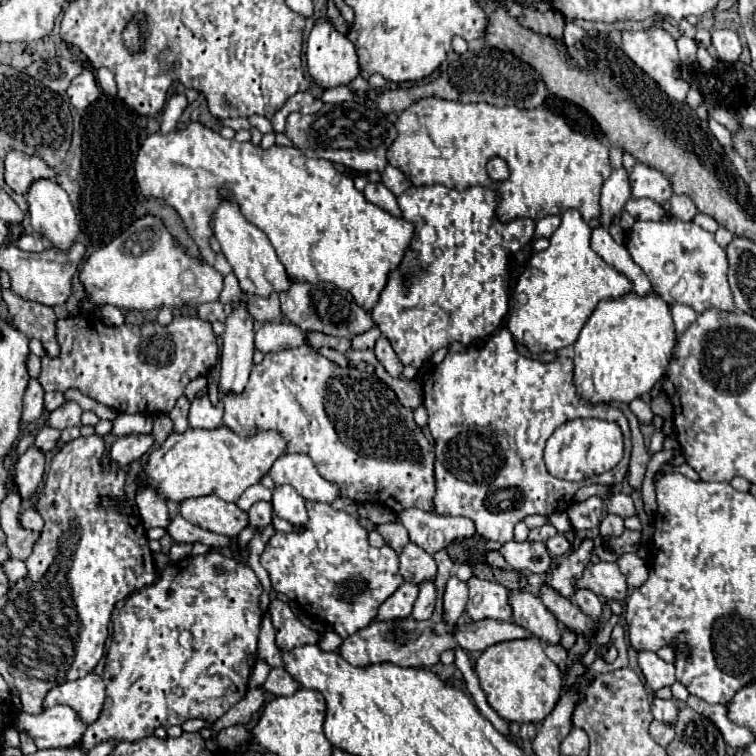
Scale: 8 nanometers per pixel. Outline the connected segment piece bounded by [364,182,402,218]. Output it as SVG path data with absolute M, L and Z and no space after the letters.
M370 182L370 184L364 188L364 198L366 198L368 202L372 202L374 206L386 210L388 214L396 216L396 218L402 216L400 208L398 208L398 204L396 204L396 196L394 196L390 190L386 190L386 186L382 186L380 182L374 182L374 184Z

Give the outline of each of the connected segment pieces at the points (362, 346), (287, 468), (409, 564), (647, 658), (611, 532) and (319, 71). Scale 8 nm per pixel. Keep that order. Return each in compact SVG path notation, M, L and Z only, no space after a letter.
M374 326L372 330L368 330L368 332L360 334L360 336L354 336L354 338L352 338L352 348L354 348L354 350L366 350L366 348L372 348L374 342L376 342L380 336L382 336L380 330Z
M284 454L270 468L270 476L276 486L290 484L304 500L312 502L334 502L338 496L338 488L334 482L326 482L318 470L314 470L314 462L306 458L306 454Z
M410 542L410 544L406 544L406 548L400 554L400 574L404 576L404 582L412 582L412 584L422 584L424 580L434 580L436 562L430 554L426 554L422 548L418 548Z
M640 652L638 654L638 664L640 664L640 670L646 678L646 684L652 690L660 690L660 688L672 686L676 682L674 666L660 660L654 652Z
M608 514L602 522L600 522L600 534L602 536L620 536L624 532L624 520L614 516L614 514Z
M328 18L318 20L316 26L312 28L308 46L306 46L306 62L308 62L310 78L322 90L350 84L358 76L358 56L356 56L354 44L346 36L338 34L336 28L328 22Z

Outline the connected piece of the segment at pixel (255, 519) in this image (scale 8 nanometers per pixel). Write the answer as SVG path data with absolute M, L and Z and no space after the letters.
M265 501L256 502L256 504L248 510L248 516L250 516L250 524L252 524L252 526L262 528L262 526L266 526L266 524L272 522L272 504Z

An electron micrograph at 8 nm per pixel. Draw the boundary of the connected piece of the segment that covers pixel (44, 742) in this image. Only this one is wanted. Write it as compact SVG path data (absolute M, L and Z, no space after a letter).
M54 706L40 714L22 712L14 720L14 728L26 732L38 750L74 746L86 732L86 724L70 706Z

